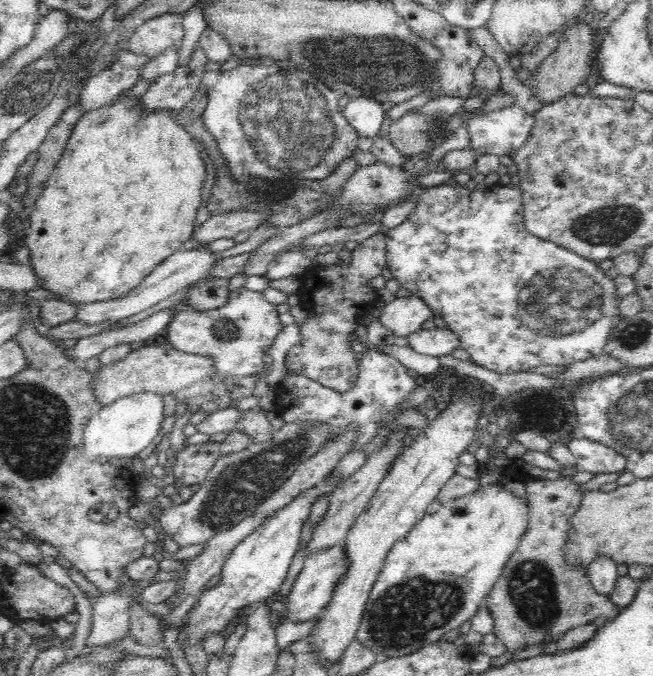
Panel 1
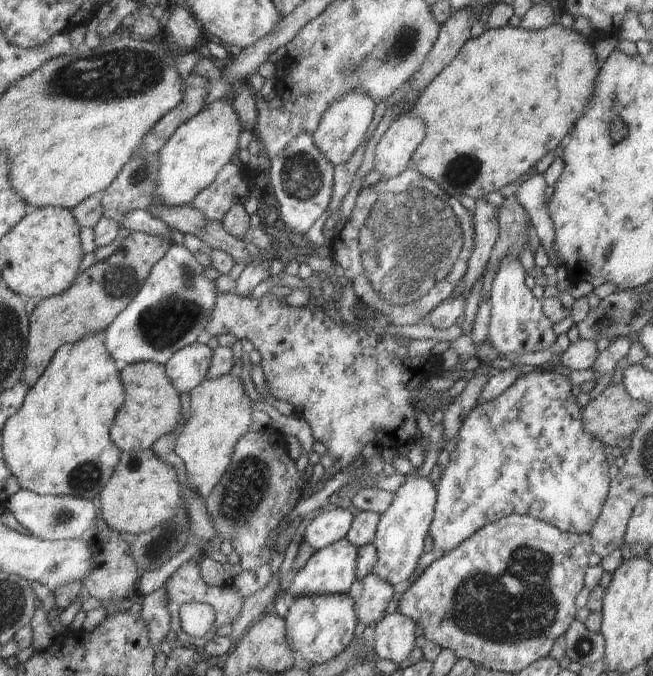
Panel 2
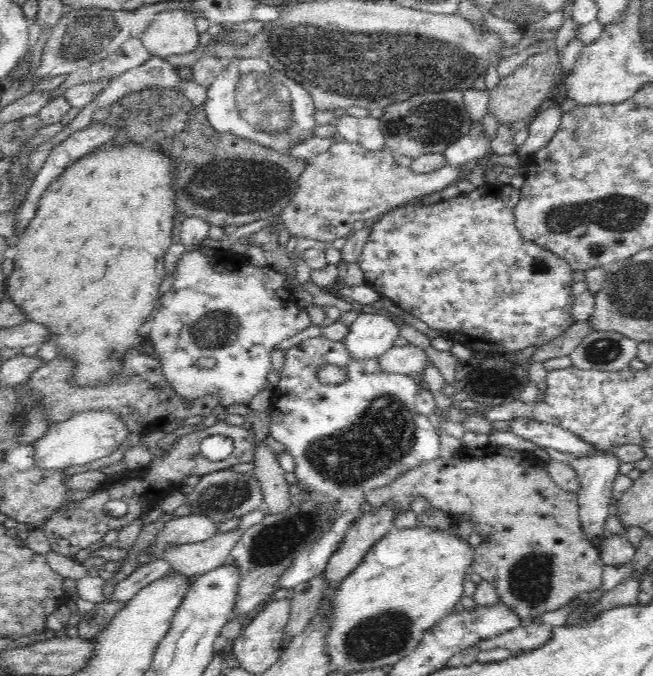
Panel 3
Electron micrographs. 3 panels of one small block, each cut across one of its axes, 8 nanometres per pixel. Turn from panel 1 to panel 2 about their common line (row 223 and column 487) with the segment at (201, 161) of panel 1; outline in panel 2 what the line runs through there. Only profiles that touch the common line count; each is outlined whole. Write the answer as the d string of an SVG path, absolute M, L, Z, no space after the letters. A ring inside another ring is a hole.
M552 24L544 30L524 30L512 25L485 28L484 32L460 49L456 58L440 71L419 96L412 111L426 126L426 136L414 152L411 168L415 168L438 184L446 194L483 198L516 182L550 152L580 120L592 94L600 64L594 54L594 37L586 37L574 28Z

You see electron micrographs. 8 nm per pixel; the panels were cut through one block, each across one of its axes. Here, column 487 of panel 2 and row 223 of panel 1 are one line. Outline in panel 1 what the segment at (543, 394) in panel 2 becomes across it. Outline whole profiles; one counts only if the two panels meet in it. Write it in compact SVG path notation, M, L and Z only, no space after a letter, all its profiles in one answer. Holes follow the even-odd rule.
M445 182L442 185L426 187L415 194L416 208L410 212L408 218L386 232L386 262L392 277L400 283L400 288L407 288L412 295L418 296L432 309L433 317L442 318L448 329L458 333L460 346L464 348L474 364L488 370L506 372L529 371L536 366L570 366L572 362L596 358L604 350L610 332L620 324L622 317L618 315L620 296L614 279L608 278L605 271L598 267L598 263L574 253L566 247L558 246L555 242L544 240L528 231L524 226L524 201L522 201L522 187L513 183L493 184L484 190L470 190L462 185Z

